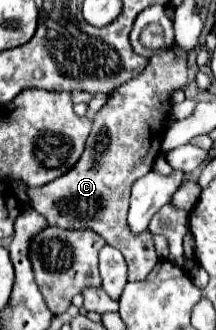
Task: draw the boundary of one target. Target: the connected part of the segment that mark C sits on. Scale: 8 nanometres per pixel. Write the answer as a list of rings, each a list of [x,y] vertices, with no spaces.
[[[176,42],[162,54],[150,58],[148,68],[140,76],[122,84],[112,98],[94,114],[92,132],[86,142],[84,156],[60,180],[44,188],[28,188],[30,206],[42,214],[52,226],[88,228],[104,236],[104,240],[118,248],[128,264],[128,282],[144,280],[158,262],[150,230],[134,236],[126,222],[130,186],[136,178],[148,174],[160,154],[160,140],[170,120],[172,92],[188,84],[188,56]]]

